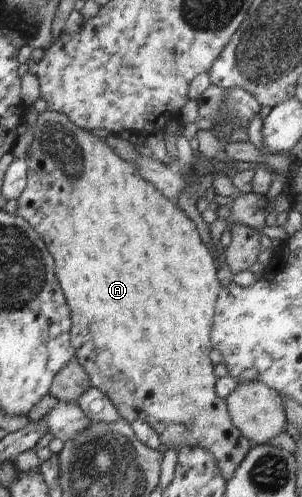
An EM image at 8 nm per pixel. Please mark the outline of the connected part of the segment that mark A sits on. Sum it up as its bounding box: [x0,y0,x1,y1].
[16,109,256,479]

